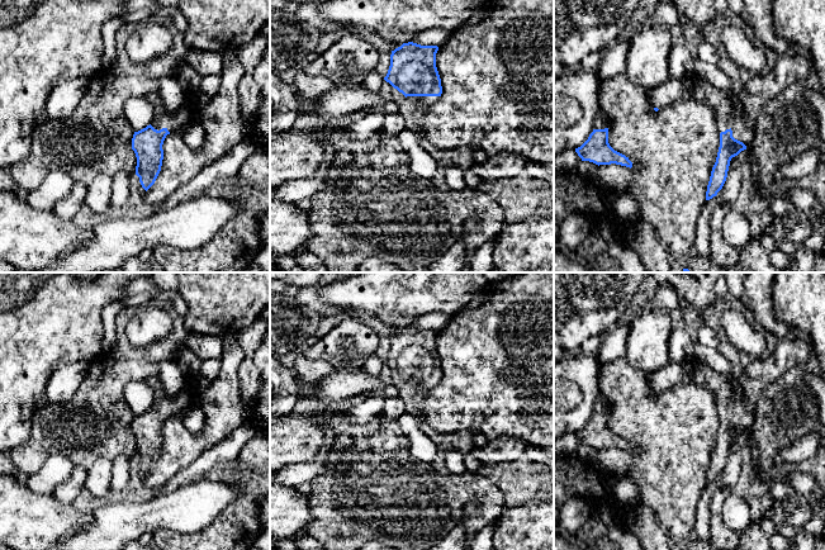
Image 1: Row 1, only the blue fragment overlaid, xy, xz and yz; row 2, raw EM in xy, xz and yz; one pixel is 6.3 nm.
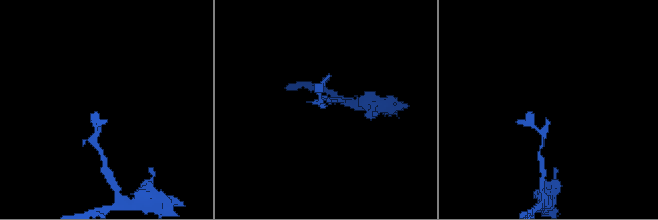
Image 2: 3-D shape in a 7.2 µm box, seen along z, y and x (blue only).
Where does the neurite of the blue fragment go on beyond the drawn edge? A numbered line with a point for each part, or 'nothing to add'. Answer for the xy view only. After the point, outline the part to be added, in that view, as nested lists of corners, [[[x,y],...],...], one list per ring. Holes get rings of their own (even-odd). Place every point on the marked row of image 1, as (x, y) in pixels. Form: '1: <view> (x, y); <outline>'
1: xy (162, 118); [[[158,91],[148,93],[144,95],[144,99],[153,108],[153,119],[151,122],[151,125],[157,131],[166,128],[171,133],[189,123],[195,113],[194,93],[186,93],[181,106],[175,112],[169,112],[165,108]]]

